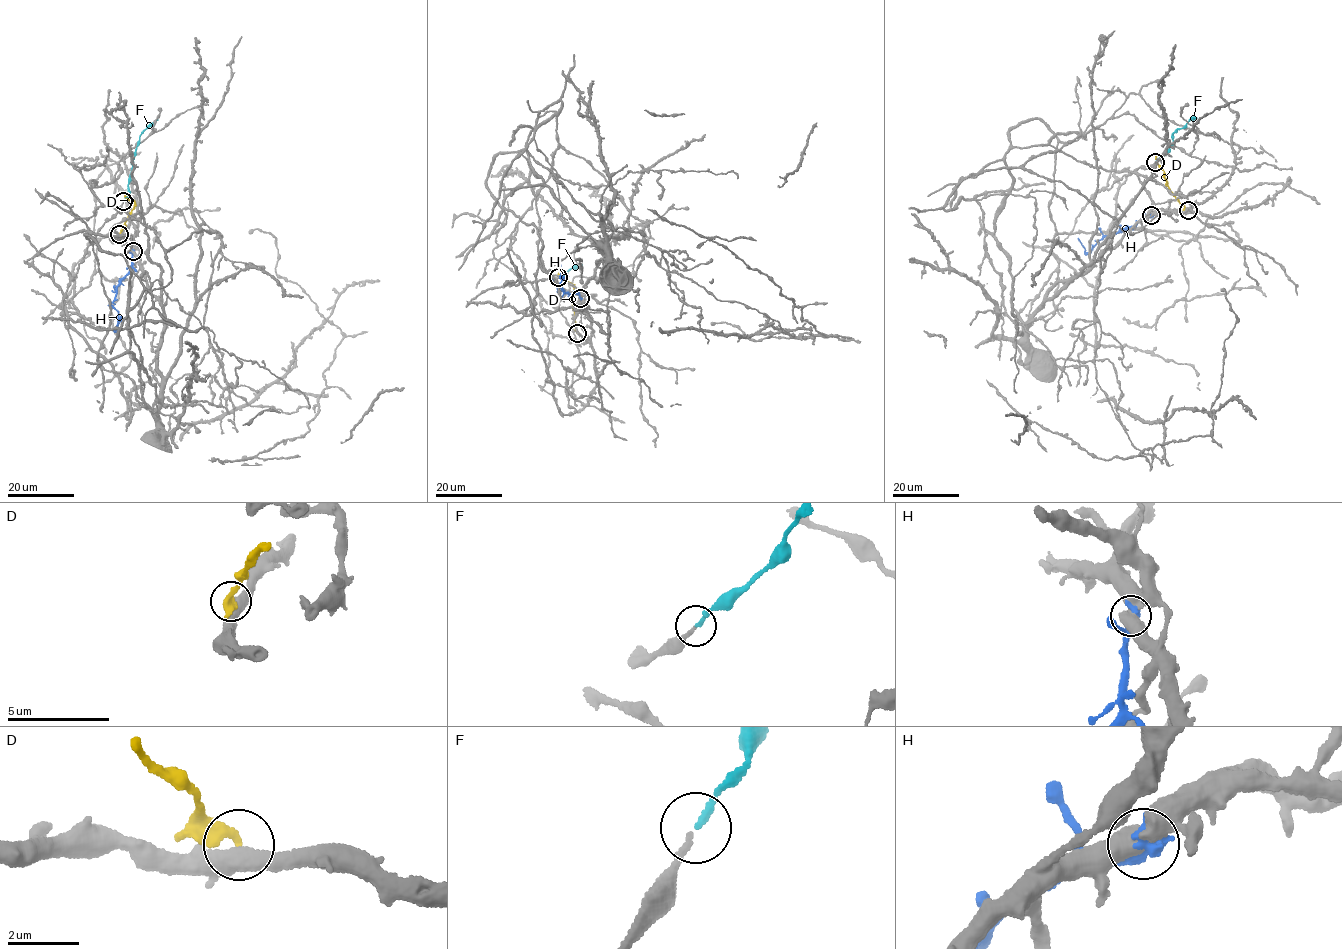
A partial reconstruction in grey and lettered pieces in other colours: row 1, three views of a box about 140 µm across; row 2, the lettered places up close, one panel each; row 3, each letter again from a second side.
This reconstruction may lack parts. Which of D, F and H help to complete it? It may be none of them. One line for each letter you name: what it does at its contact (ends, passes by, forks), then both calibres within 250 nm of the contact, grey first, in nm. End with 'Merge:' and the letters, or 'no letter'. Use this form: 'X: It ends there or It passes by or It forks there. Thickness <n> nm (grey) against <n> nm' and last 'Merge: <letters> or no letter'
F: It ends there. Thickness 160 nm (grey) against 170 nm
Merge: F

